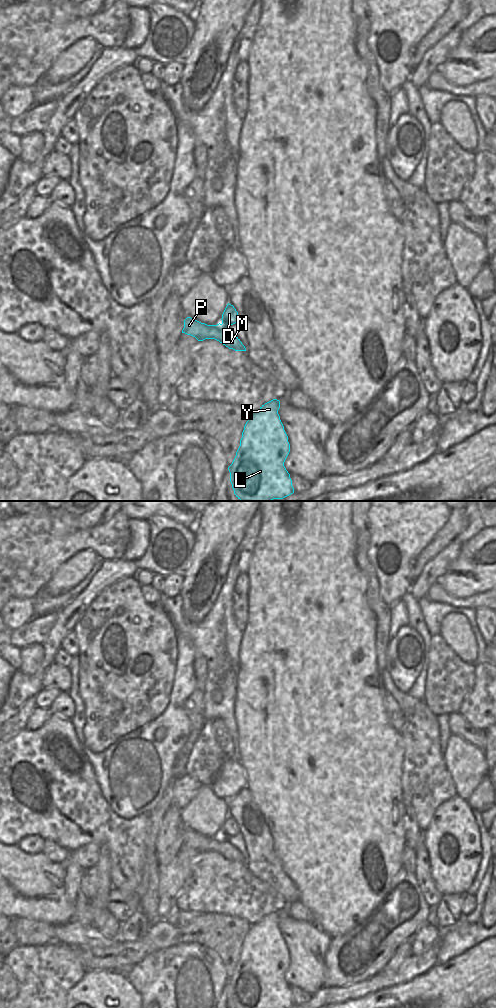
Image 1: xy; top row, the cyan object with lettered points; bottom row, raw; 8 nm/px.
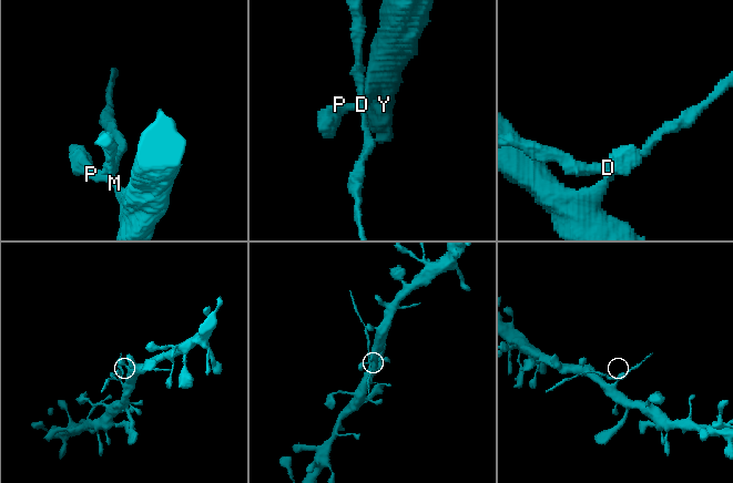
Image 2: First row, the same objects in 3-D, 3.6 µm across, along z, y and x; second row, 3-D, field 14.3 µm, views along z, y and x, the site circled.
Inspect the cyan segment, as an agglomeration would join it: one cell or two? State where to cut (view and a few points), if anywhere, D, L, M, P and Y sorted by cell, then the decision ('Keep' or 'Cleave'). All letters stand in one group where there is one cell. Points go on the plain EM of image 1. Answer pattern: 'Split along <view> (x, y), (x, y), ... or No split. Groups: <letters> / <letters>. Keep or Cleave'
Split along xy (222, 834), (227, 837). Groups: D / L M P Y. Cleave

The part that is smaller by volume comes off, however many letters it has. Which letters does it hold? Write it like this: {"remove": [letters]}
{"remove": ["D"]}

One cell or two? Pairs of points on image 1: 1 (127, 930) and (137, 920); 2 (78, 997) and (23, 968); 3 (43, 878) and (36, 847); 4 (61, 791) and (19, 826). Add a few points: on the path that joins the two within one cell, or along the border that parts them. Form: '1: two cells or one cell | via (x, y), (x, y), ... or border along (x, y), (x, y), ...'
1: one cell | via (129, 928), (135, 922)
2: two cells | border along (83, 974), (82, 978), (68, 992), (66, 997)
3: two cells | border along (17, 845), (25, 852), (41, 853)
4: one cell | via (56, 803), (44, 815), (31, 815)

